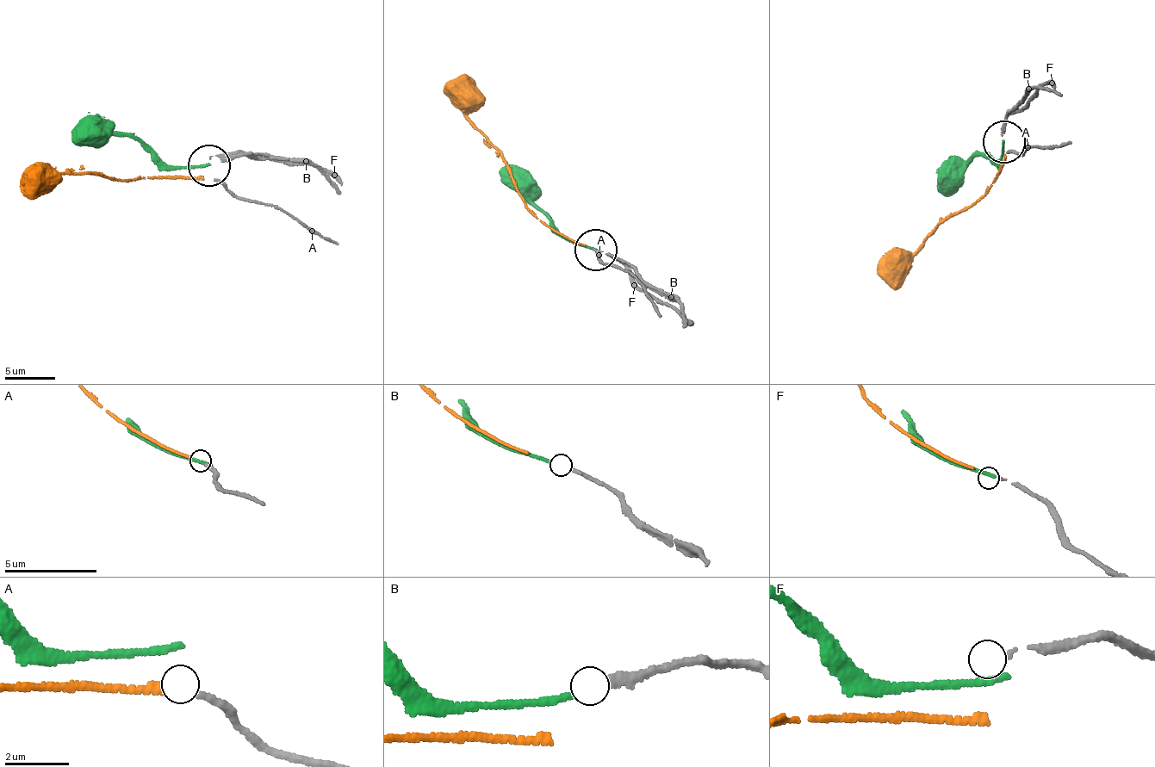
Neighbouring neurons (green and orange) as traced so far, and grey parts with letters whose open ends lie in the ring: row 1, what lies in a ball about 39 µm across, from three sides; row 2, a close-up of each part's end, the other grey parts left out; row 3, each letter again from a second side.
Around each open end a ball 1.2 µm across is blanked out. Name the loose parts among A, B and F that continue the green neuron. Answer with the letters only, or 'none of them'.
B

